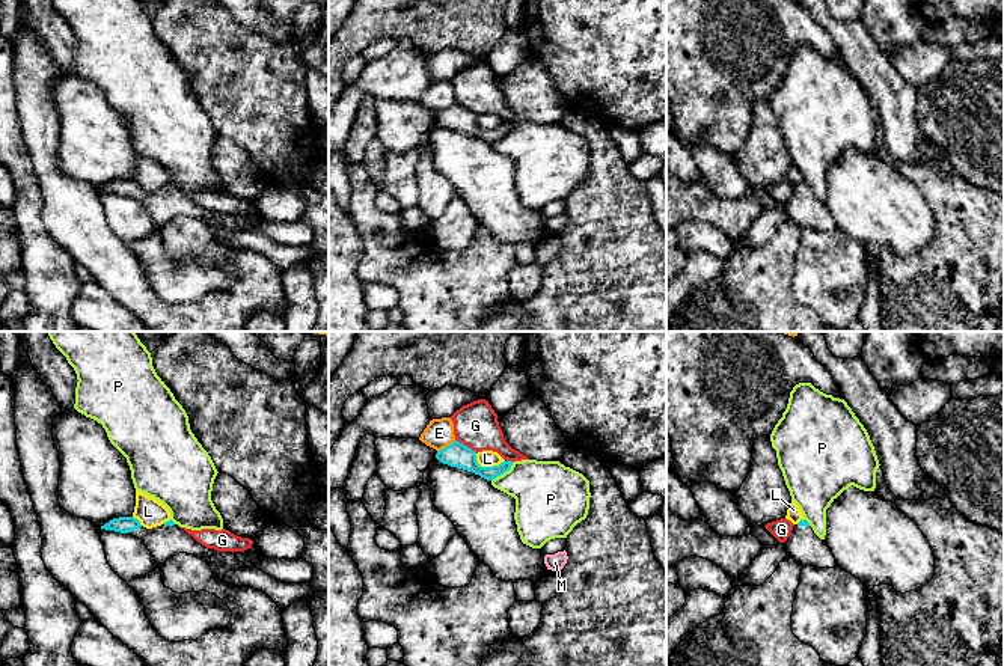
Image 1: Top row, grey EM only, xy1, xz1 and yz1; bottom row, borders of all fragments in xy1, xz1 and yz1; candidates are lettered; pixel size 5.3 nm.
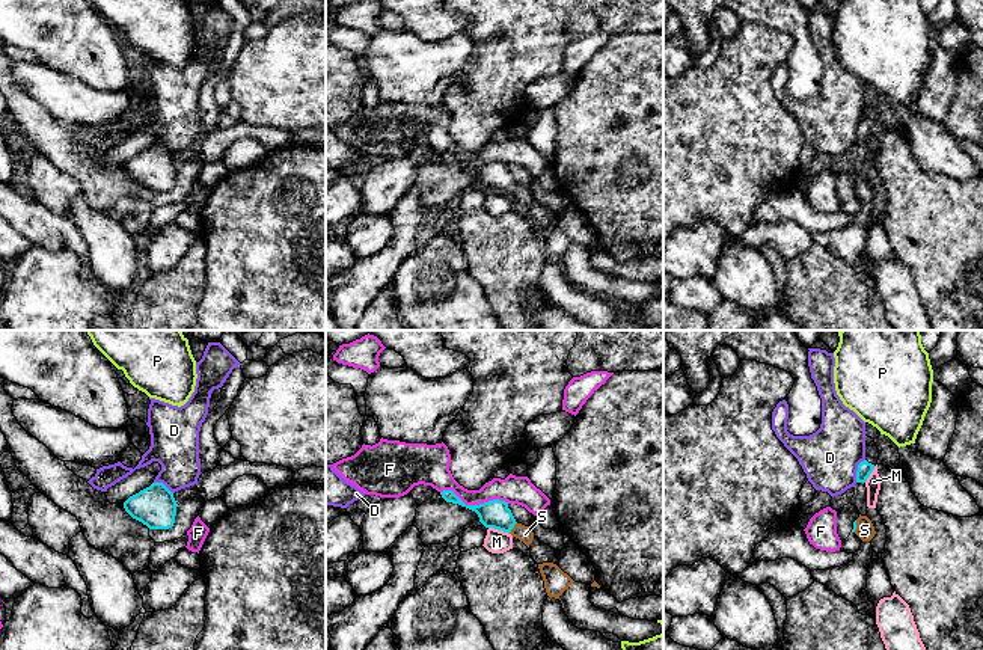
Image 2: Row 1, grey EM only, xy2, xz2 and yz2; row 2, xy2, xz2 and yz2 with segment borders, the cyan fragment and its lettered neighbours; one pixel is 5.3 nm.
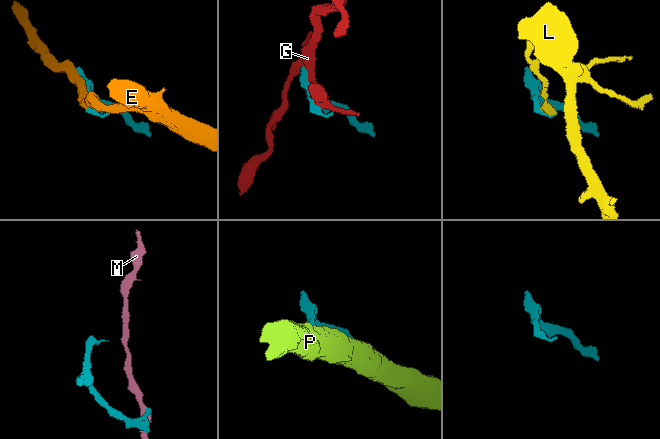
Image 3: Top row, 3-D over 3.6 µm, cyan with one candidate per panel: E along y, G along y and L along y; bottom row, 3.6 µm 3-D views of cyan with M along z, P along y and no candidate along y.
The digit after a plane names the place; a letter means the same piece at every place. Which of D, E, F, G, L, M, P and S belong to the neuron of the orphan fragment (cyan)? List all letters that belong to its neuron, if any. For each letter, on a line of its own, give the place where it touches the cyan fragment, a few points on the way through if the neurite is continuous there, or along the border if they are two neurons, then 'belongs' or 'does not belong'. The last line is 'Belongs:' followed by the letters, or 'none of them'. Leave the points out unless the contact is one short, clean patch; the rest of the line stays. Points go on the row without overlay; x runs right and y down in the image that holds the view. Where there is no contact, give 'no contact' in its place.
D: yz2 (857, 133) | does not belong
E: xz1 (446, 109) | does not belong
F: xz2 (475, 168) | does not belong
G: xz1 (466, 109) | does not belong
L: xz1 (487, 130) | along xz1 (475, 116), (475, 122), (481, 128), (498, 128), (504, 122) | does not belong
M: xz2 (499, 192) | along xz2 (489, 189), (508, 196) | does not belong
P: xz1 (502, 136) | along xz1 (513, 125), (492, 143) | does not belong
S: xz2 (513, 189) | across xz2 (495, 175), (513, 189), (525, 196) | belongs
Belongs: S

